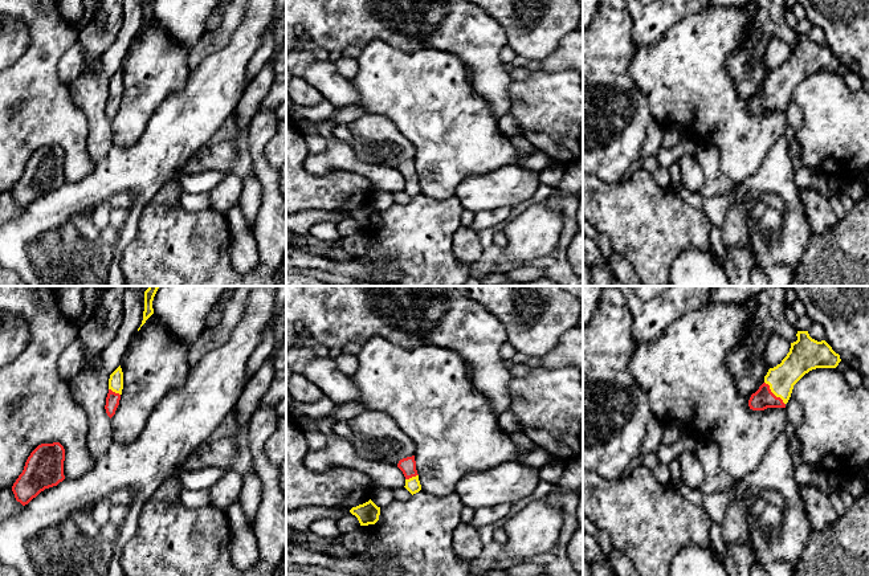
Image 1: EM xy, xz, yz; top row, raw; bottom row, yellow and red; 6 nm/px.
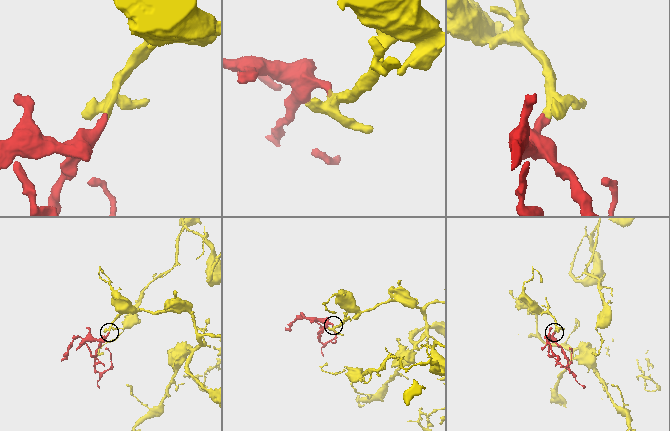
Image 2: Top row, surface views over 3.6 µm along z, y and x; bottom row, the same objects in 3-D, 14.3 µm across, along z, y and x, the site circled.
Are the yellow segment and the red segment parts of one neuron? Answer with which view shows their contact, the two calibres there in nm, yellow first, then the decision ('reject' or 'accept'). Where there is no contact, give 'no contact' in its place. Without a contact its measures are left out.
yz | 160/120 nm | accept

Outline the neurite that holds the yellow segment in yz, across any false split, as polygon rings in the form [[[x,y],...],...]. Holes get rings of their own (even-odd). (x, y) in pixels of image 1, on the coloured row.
[[[797,331],[796,336],[787,356],[768,369],[764,383],[751,395],[750,409],[786,408],[793,385],[805,373],[816,368],[836,368],[841,361],[840,355],[825,340],[812,339],[808,331]]]

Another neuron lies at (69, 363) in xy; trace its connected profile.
[[[74,339],[68,347],[62,351],[58,358],[58,371],[61,379],[69,381],[82,371],[83,360],[83,348],[81,340]]]

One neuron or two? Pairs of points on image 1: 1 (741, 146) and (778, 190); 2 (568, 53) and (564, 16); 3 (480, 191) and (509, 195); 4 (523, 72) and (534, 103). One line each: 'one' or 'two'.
1: two
2: two
3: one
4: two

